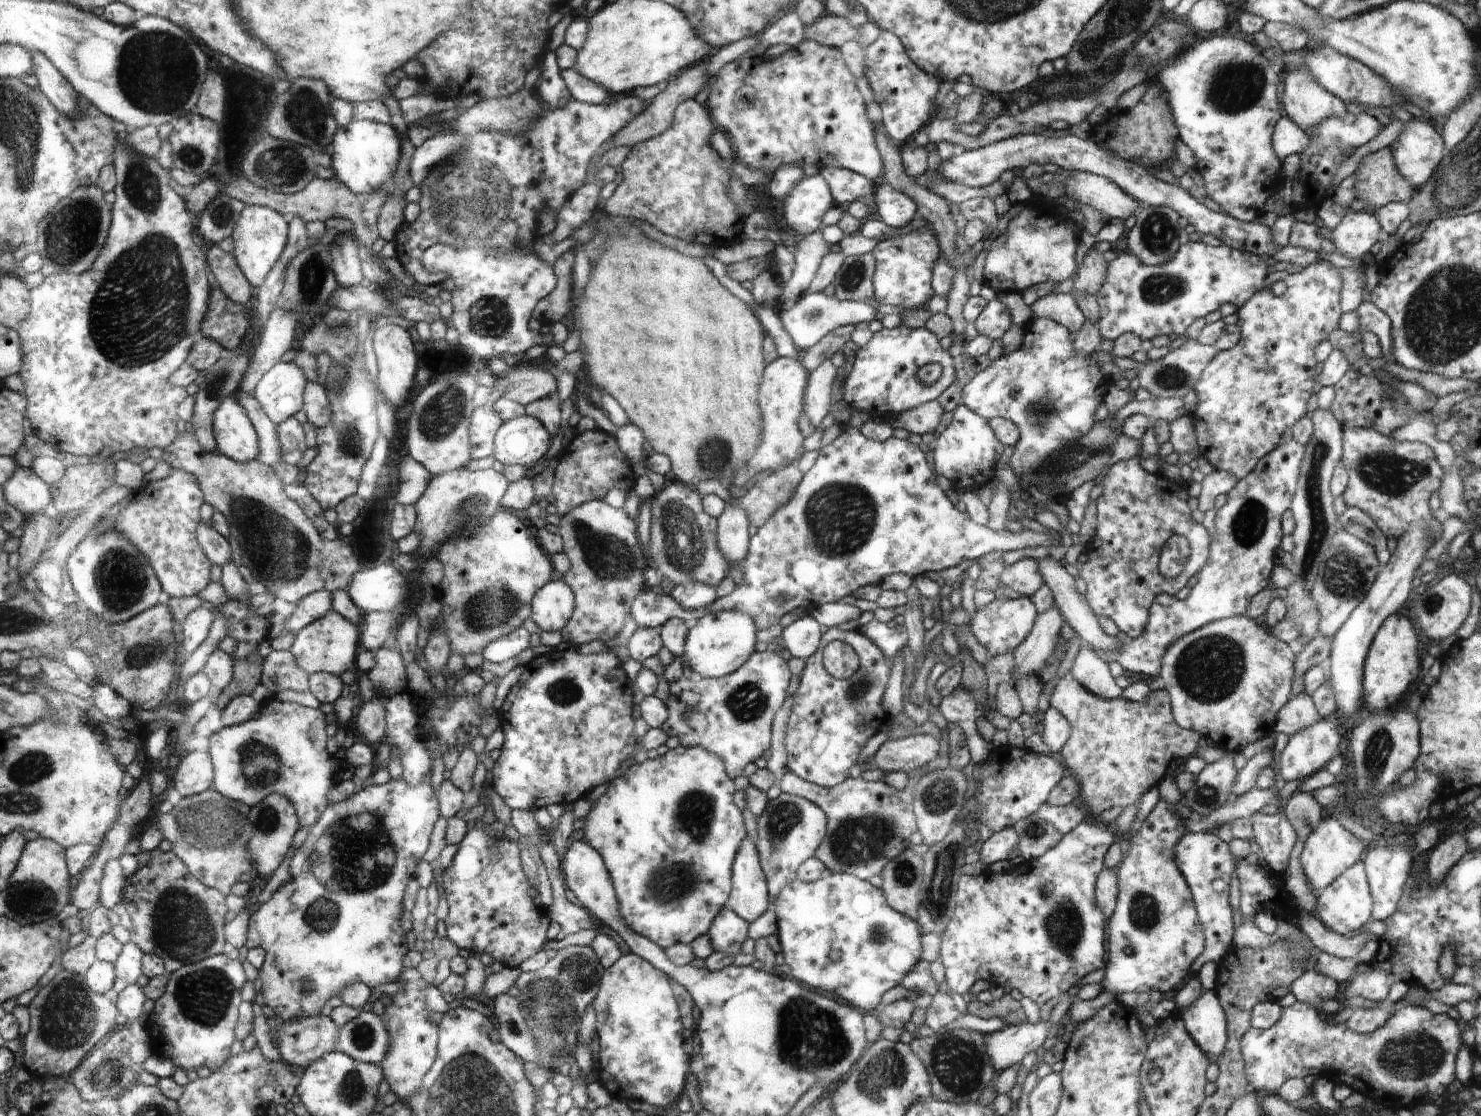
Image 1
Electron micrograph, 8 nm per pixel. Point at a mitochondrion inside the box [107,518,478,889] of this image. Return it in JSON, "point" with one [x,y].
{"point":[211,812]}

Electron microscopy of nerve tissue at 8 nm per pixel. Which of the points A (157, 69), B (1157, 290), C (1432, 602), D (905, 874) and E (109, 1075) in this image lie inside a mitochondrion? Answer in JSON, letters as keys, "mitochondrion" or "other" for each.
{"A":"mitochondrion","B":"mitochondrion","C":"mitochondrion","D":"mitochondrion","E":"mitochondrion"}

